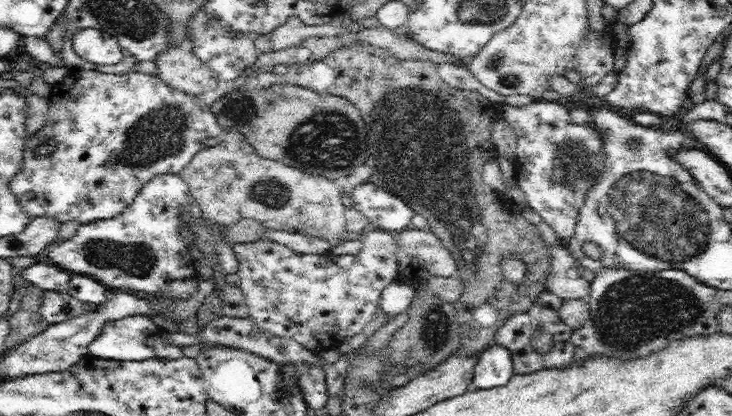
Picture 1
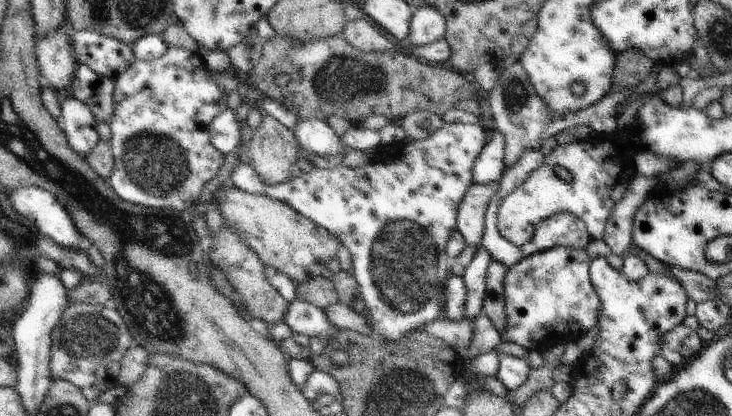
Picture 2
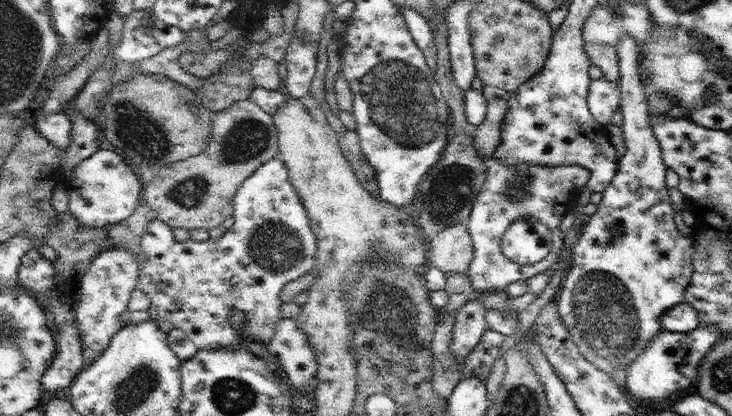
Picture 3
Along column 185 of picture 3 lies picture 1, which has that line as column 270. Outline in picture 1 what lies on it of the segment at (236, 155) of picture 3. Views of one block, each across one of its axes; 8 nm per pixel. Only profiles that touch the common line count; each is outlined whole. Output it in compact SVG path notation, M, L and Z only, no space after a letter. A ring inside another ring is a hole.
M226 130L218 140L218 146L196 152L184 170L179 172L179 175L188 183L190 194L195 203L199 204L203 218L228 228L244 218L252 218L266 228L308 234L312 238L315 236L322 238L328 241L332 247L336 244L336 240L338 244L344 240L344 232L347 232L347 220L345 207L340 196L342 187L338 187L334 180L300 172L300 170L286 166L277 160L260 158L240 132Z

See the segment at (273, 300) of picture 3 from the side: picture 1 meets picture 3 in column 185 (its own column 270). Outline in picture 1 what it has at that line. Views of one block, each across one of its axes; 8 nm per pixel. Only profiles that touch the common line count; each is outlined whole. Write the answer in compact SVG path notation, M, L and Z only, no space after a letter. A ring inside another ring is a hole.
M369 227L361 236L362 249L357 254L334 255L331 252L323 254L301 254L292 251L292 249L274 241L256 240L254 242L234 243L232 245L235 257L238 259L239 267L237 270L240 276L240 288L243 290L247 305L248 317L264 330L276 336L284 336L298 341L301 346L312 352L324 352L330 349L336 349L342 343L346 336L358 334L364 326L372 320L372 316L378 310L382 291L390 284L396 282L398 270L398 257L396 257L396 237L394 232Z

